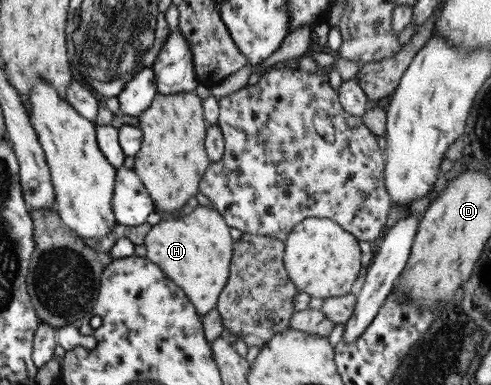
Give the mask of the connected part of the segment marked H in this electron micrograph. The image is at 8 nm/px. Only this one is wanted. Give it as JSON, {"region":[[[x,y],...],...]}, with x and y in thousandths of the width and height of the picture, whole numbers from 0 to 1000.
{"region":[[[405,530],[385,556],[369,556],[358,566],[328,569],[324,579],[310,587],[293,618],[293,634],[299,642],[295,668],[324,691],[336,706],[336,714],[377,758],[409,826],[440,797],[446,766],[458,748],[468,712],[477,626],[473,610],[466,608],[466,595],[468,590],[458,579],[450,556],[434,535]]]}

